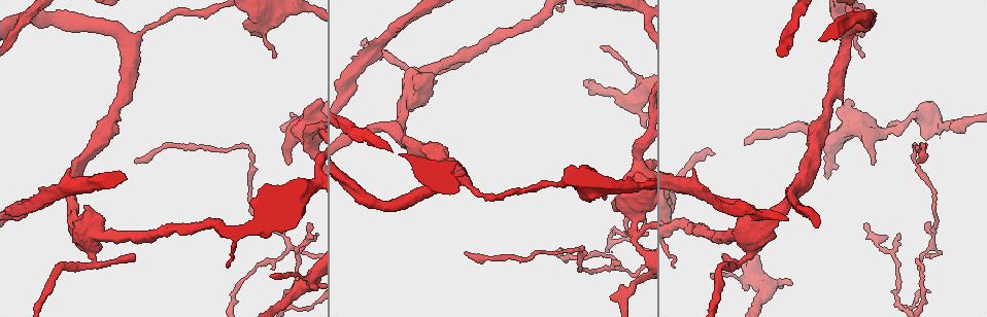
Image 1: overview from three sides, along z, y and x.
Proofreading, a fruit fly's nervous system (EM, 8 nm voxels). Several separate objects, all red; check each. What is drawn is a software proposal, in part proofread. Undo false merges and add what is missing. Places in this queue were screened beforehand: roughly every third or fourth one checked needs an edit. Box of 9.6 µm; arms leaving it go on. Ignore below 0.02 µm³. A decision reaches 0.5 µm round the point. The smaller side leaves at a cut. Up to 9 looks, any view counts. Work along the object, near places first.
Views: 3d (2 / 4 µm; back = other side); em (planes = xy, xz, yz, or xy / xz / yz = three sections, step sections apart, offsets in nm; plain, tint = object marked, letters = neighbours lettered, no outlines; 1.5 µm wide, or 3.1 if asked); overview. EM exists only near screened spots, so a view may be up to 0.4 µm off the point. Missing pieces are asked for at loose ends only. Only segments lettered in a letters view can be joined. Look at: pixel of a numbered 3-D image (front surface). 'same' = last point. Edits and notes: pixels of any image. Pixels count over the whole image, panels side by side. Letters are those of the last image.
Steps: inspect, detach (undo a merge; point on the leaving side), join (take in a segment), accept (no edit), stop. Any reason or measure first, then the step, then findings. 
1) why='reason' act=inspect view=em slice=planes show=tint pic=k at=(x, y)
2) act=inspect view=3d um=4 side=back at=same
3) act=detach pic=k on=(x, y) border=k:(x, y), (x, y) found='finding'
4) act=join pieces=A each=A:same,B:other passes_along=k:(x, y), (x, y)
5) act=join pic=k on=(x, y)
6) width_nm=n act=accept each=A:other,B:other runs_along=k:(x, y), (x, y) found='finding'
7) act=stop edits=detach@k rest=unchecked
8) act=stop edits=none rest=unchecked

why='thin arm on a thick one' act=inspect view=3d um=2 pic=1 at=(130, 43)

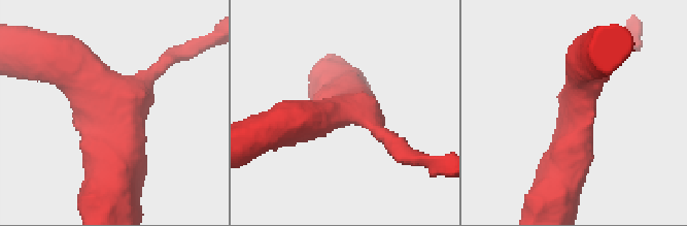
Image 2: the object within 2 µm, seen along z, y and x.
arms=3 why='need the tissue' act=inspect view=em slice=planes show=letters pic=2 at=(113, 112)

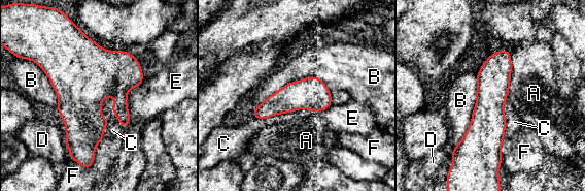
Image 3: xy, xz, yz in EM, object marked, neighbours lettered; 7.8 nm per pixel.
longest_contact=B:600nm act=accept each=A:other,B:other,C:other,D:other,E:other,F:other runs_along=3:(503, 52), (490, 94), (486, 153) found='continuous, no second cell'

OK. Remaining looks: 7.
why='thick turns thin' act=inspect view=em slice=planes show=tint pic=1 at=(903, 129)

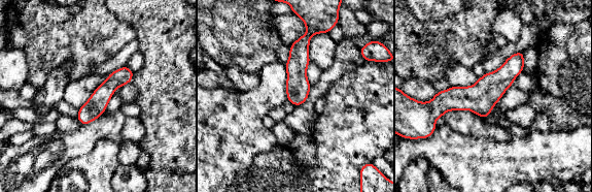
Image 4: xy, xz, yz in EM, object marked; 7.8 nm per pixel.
act=inspect view=em slice=planes show=letters at=same

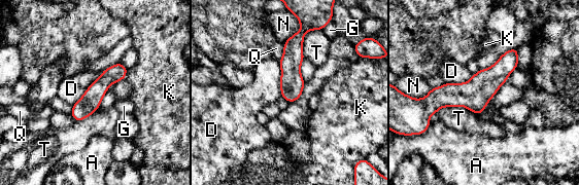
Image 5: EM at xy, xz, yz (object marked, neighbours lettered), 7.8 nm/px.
width_nm=160 act=accept each=A:other,D:other,G:other,K:other,N:other,Q:other,T:other runs_along=5:(514, 50), (474, 95), (426, 100) found='one cell here'

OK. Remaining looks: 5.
why='sharp bend' act=inspect view=3d um=4 pic=1 at=(250, 151)

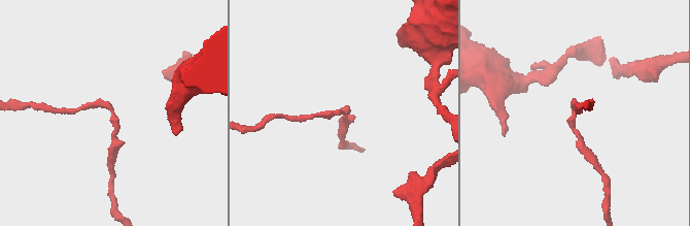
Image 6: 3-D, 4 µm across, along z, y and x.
why='now the EM' act=inspect view=em slice=planes show=plain pic=6 at=(573, 112)

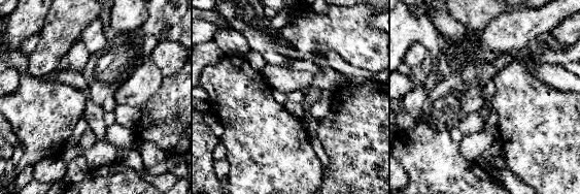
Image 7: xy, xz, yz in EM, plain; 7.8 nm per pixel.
why='what lies round it' act=inspect view=em slice=planes show=letters at=same

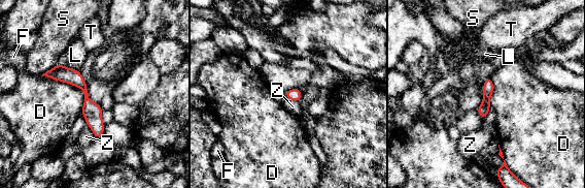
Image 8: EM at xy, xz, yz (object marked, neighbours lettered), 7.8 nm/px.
act=accept each=D:other,F:other,L:other,S:other,T:other,Z:other found='continuous, no second cell'

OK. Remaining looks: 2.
why='free end' act=inspect view=3d um=4 pic=1 at=(605, 196)

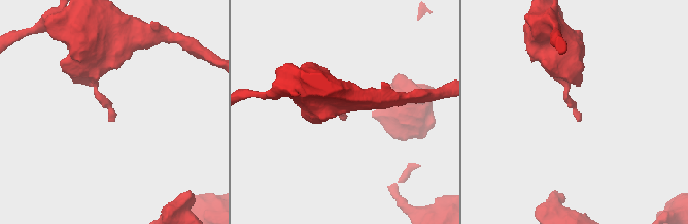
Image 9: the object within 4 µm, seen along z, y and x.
act=inspect view=em slice=planes show=letters pic=9 at=(111, 121)

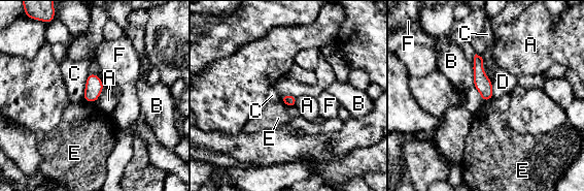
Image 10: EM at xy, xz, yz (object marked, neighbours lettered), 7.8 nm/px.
act=accept each=A:other,B:other,C:other,D:other,E:other,F:other border=10:(493, 97), (483, 102) found='no lettered segment goes on from it'

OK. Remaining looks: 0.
act=stop edits=none rest=unchecked

